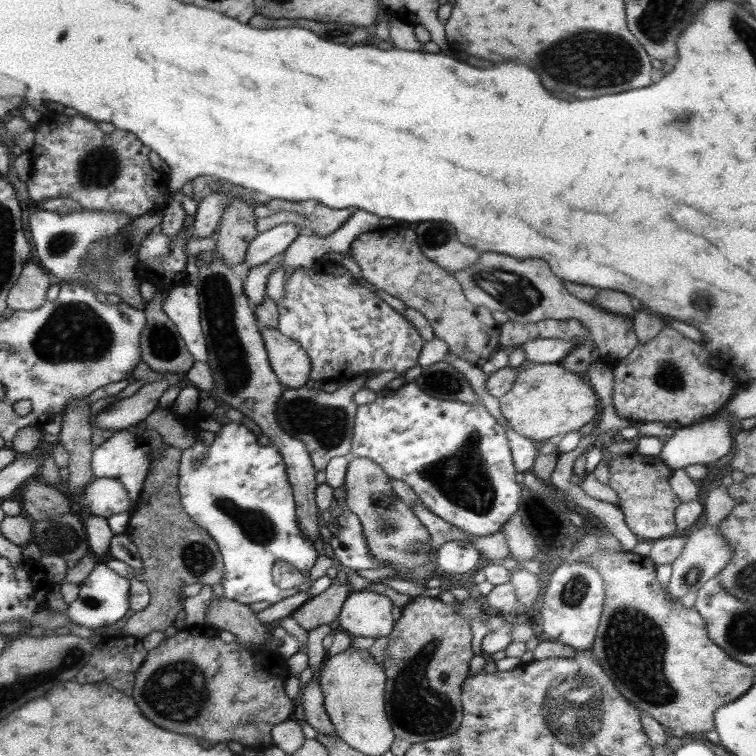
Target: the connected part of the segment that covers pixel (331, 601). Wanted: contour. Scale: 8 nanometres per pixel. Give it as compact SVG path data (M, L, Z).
M334 582L322 594L309 598L291 617L304 630L312 630L321 624L335 625L341 614L343 603L348 599L351 587Z

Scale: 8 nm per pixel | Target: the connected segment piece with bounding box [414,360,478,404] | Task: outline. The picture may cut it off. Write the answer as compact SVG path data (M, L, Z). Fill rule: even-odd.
M444 360L424 367L422 374L414 382L422 392L438 400L454 400L466 404L478 402L468 380Z

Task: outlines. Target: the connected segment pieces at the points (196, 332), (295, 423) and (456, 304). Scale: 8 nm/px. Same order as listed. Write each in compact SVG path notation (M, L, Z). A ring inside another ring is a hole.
M180 283L168 289L162 309L176 325L186 349L194 360L207 363L208 348L201 327L201 310L195 284Z
M362 374L360 378L348 380L344 385L340 384L336 391L330 393L310 390L306 386L298 389L286 388L282 391L276 407L278 422L288 434L298 438L307 446L312 464L317 471L326 470L331 458L350 454L358 407L352 396L364 387L364 382L366 383L366 374Z
M414 230L369 231L358 236L350 247L351 257L360 266L363 278L399 298L407 307L422 312L435 336L446 342L451 354L480 365L500 349L500 325L494 320L492 311L472 304L453 273L424 256Z

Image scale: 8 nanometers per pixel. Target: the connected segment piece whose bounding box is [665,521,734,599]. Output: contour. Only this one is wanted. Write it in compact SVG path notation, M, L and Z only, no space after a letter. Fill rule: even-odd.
M700 521L694 527L692 533L688 533L684 537L686 537L684 549L682 549L680 556L668 567L671 580L665 591L673 599L684 597L689 592L698 592L708 580L715 578L718 573L722 572L734 556L734 549L726 543L726 539L720 533L718 526L710 525L705 521Z

